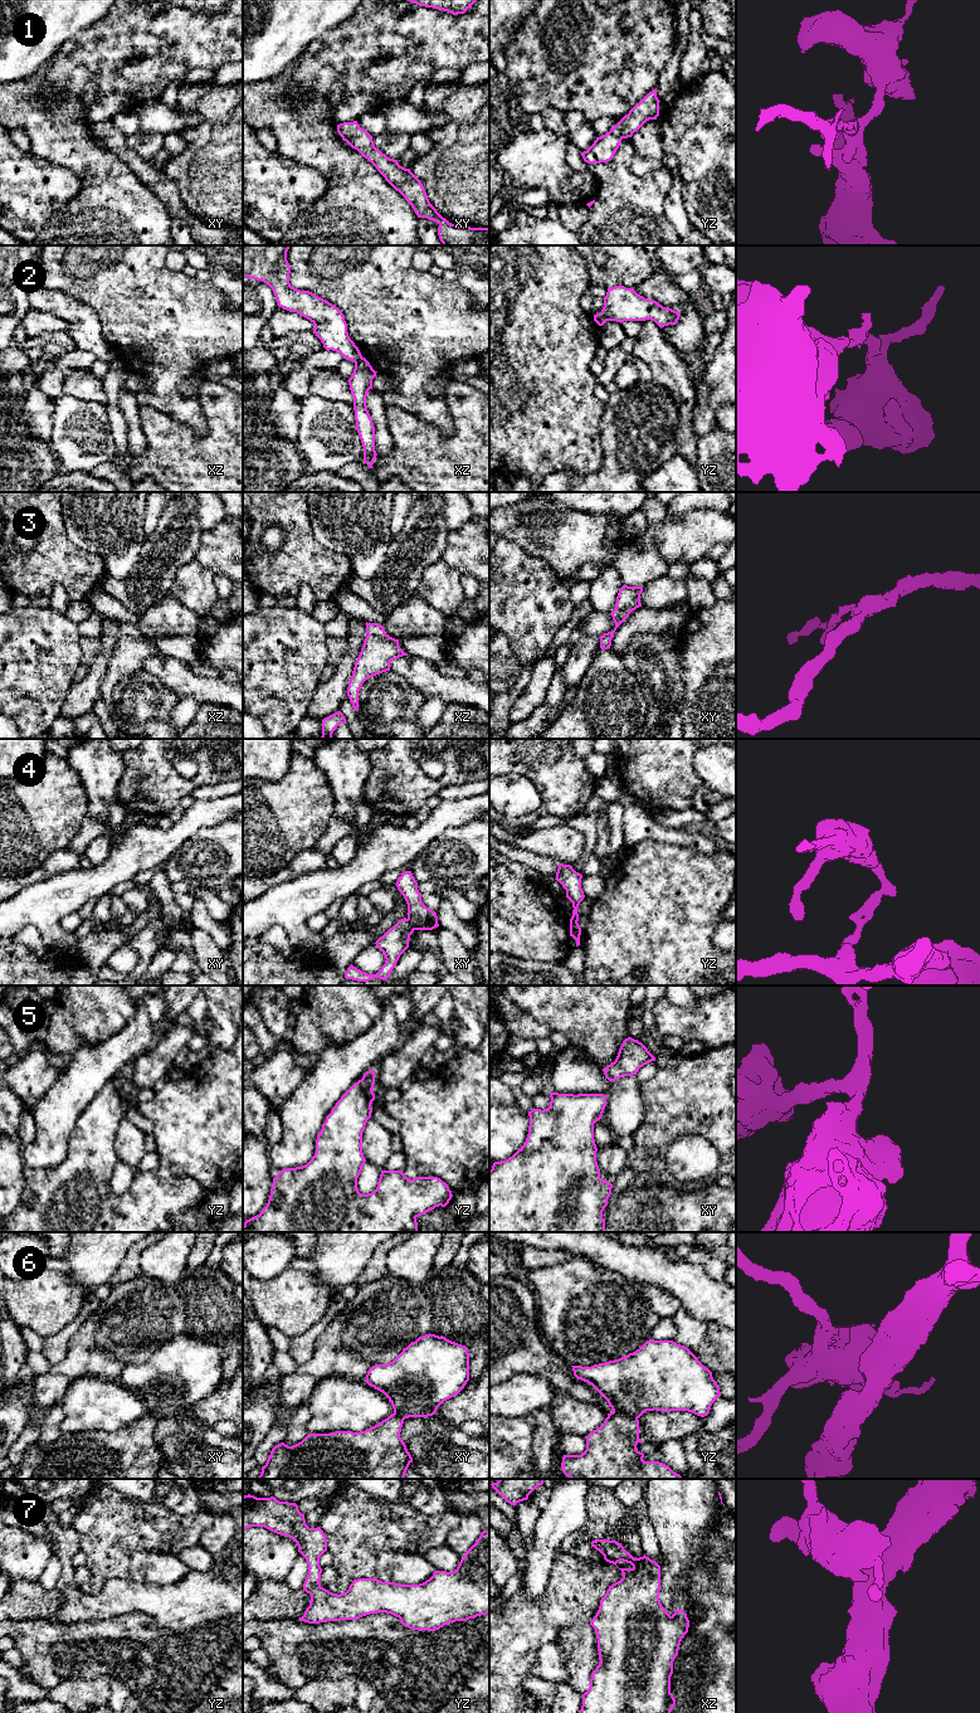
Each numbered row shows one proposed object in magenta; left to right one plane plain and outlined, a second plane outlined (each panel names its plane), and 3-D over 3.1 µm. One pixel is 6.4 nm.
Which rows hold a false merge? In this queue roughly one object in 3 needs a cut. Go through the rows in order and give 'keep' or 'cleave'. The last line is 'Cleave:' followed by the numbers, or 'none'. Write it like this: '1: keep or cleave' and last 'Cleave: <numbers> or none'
1: keep
2: cleave
3: keep
4: cleave
5: keep
6: cleave
7: keep
Cleave: 2, 4, 6

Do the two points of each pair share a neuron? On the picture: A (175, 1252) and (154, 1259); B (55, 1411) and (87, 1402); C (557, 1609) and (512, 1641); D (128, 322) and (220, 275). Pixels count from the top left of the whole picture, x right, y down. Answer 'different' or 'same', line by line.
A: same
B: different
C: same
D: different

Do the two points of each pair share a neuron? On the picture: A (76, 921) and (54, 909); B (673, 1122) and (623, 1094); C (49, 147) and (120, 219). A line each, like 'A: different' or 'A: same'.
A: different
B: different
C: same

